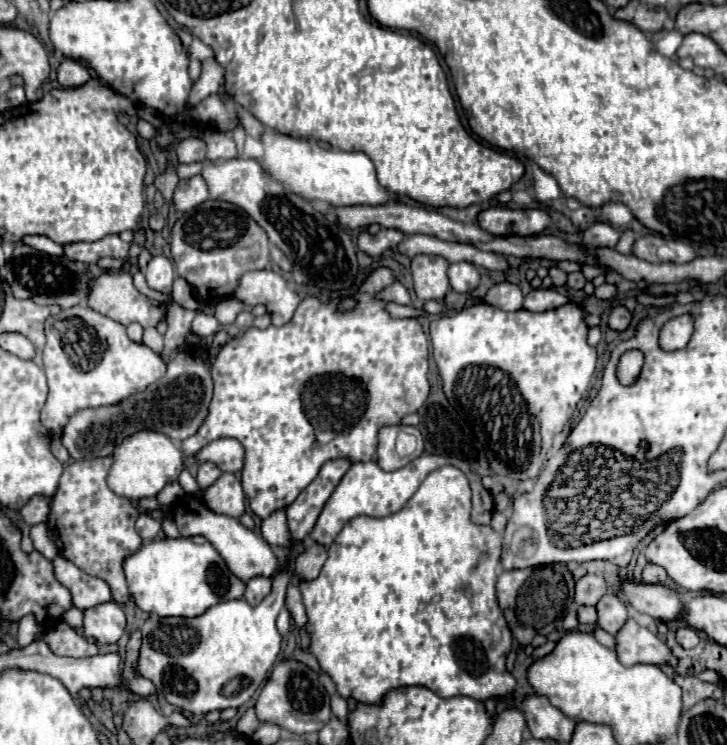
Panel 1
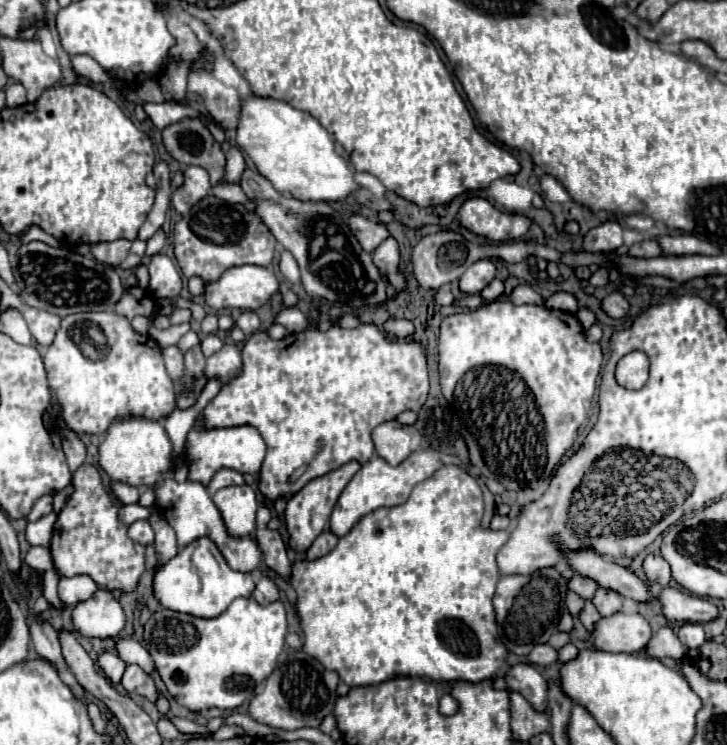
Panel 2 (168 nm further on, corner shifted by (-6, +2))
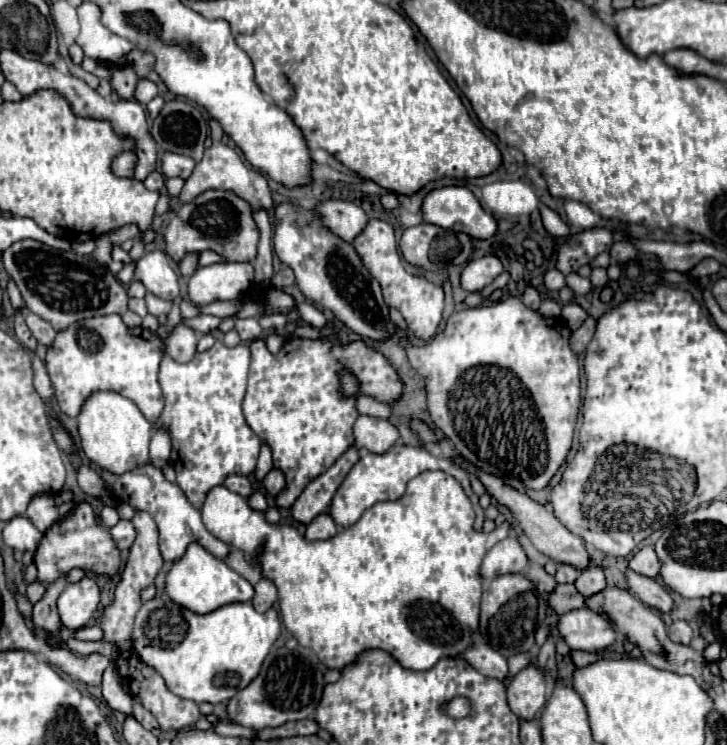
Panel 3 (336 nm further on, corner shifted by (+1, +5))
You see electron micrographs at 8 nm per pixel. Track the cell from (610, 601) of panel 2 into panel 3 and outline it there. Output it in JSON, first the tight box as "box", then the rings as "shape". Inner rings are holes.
{"box":[575,566,607,598],"shape":[[[595,566],[583,570],[583,572],[579,574],[579,578],[575,580],[575,588],[577,588],[585,598],[591,598],[591,596],[603,592],[605,586],[607,586],[607,584],[605,584],[603,570],[601,570],[601,568],[595,568]]]}

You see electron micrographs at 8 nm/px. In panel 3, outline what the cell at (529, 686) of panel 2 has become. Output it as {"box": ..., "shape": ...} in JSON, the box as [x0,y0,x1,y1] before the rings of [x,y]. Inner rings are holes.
{"box":[465,642,509,680],"shape":[[[475,642],[465,654],[465,660],[483,676],[489,678],[497,678],[497,680],[505,680],[509,678],[509,666],[507,666],[507,658],[499,656],[499,652],[495,652],[491,646],[487,646],[485,642]]]}

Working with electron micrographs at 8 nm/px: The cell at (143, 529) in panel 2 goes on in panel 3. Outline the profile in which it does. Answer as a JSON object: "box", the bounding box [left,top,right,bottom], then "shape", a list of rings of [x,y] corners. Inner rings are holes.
{"box":[109,520,135,550],"shape":[[[119,520],[109,532],[119,550],[127,550],[135,542],[135,528],[133,528],[131,520]]]}

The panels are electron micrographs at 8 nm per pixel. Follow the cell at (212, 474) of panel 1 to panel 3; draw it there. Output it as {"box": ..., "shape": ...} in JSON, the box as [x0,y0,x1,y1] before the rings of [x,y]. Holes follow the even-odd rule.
{"box":[223,474,253,498],"shape":[[[231,474],[231,476],[227,476],[225,482],[223,482],[223,486],[229,488],[231,492],[241,494],[243,498],[247,498],[247,496],[251,494],[251,490],[253,490],[251,482],[249,482],[245,476],[239,476],[239,474]]]}

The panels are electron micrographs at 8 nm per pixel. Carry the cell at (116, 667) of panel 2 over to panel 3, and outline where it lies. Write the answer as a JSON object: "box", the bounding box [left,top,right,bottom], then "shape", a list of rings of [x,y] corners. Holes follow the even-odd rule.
{"box":[103,662,131,716],"shape":[[[113,662],[107,666],[107,672],[103,672],[103,698],[113,710],[127,716],[131,714],[131,694],[127,692],[127,688],[123,688]]]}

